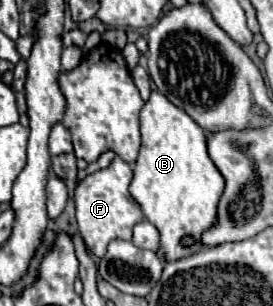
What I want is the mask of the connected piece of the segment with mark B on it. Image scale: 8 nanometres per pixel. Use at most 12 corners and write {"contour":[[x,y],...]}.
{"contour":[[157,90],[129,192],[159,260],[215,226],[225,180],[205,130]]}

